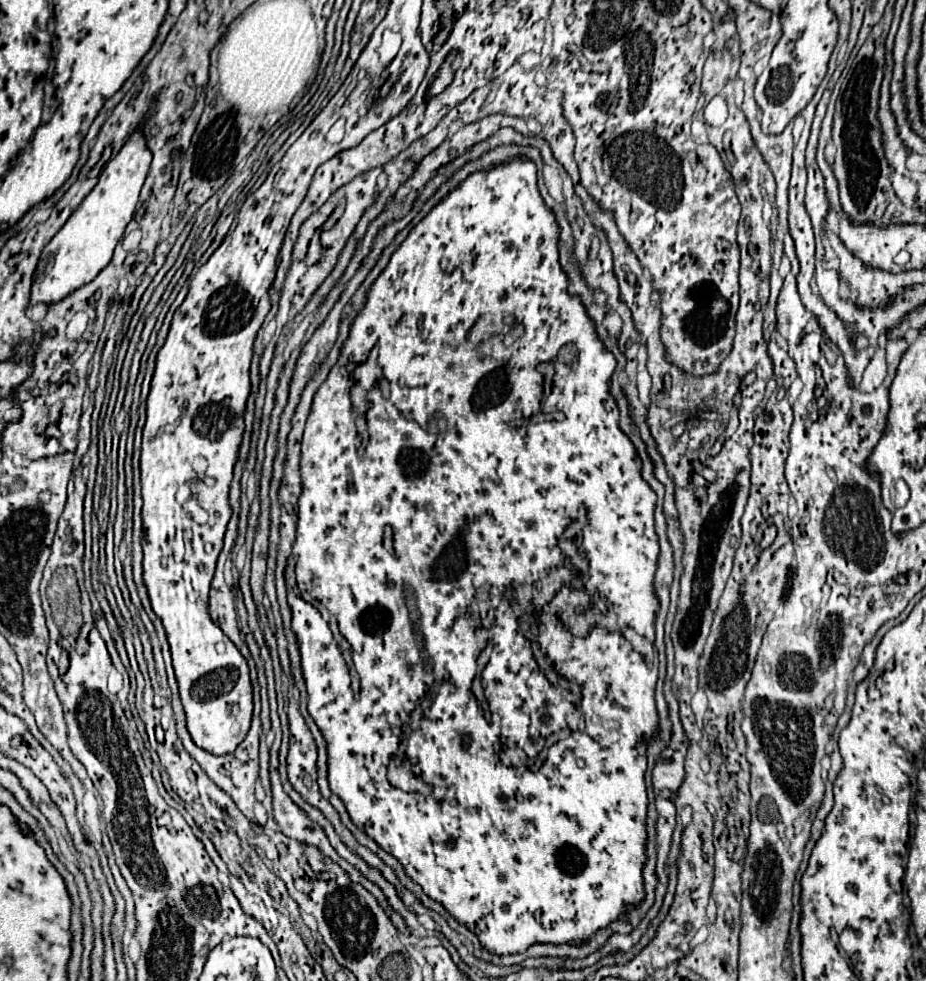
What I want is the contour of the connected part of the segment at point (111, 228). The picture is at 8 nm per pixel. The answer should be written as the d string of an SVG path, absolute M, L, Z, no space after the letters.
M135 131L127 145L119 151L119 155L115 155L107 163L97 187L85 197L85 201L73 211L61 231L43 249L33 275L29 307L35 307L39 303L53 305L63 301L75 289L93 281L109 265L113 249L121 241L125 227L135 213L135 205L149 171L149 163L151 155L149 151L145 151L145 143L141 143L141 135L137 135Z

